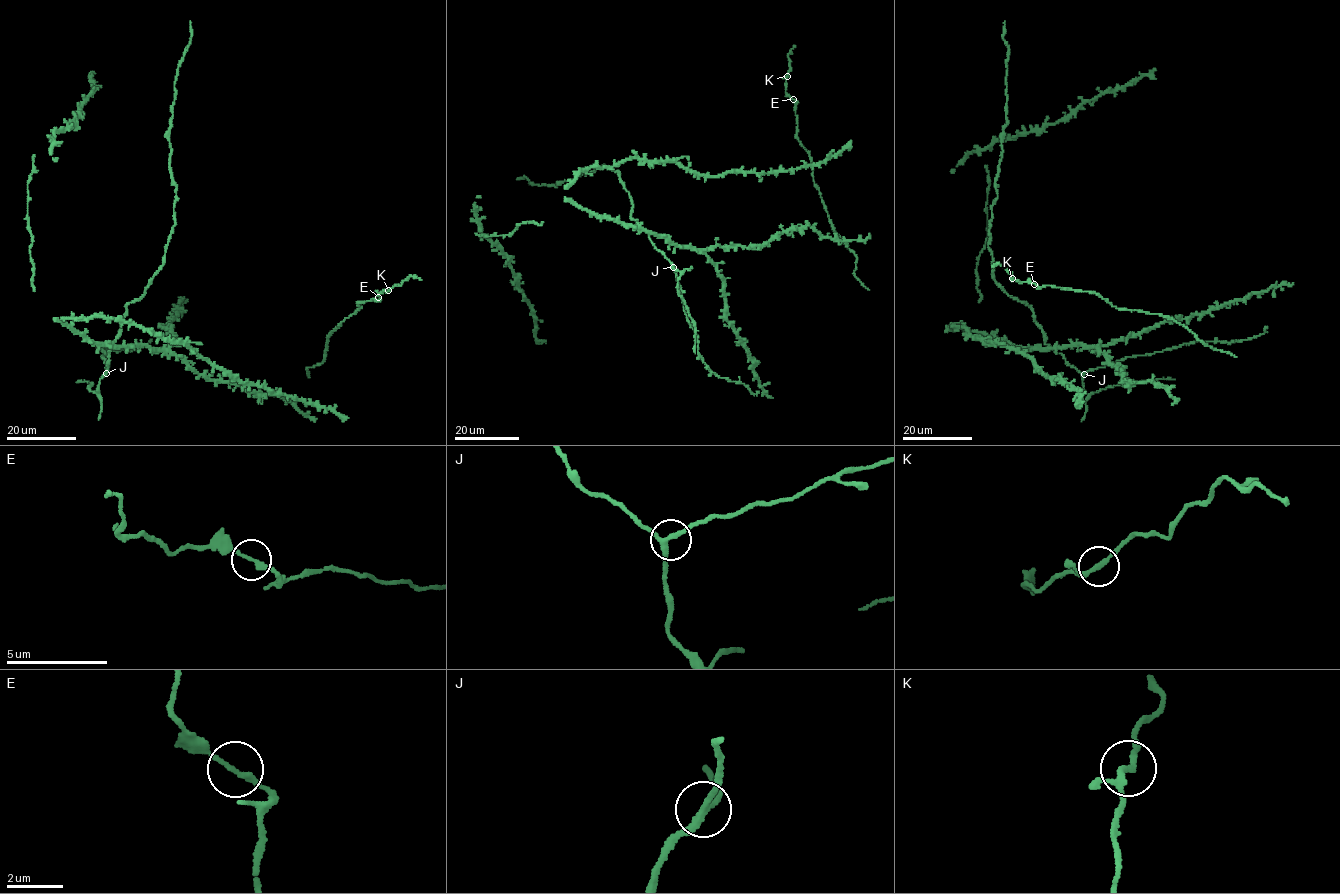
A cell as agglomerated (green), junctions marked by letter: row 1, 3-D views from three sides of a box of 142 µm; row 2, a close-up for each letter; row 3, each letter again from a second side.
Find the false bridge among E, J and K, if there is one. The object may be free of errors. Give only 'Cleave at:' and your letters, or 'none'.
Cleave at: none

